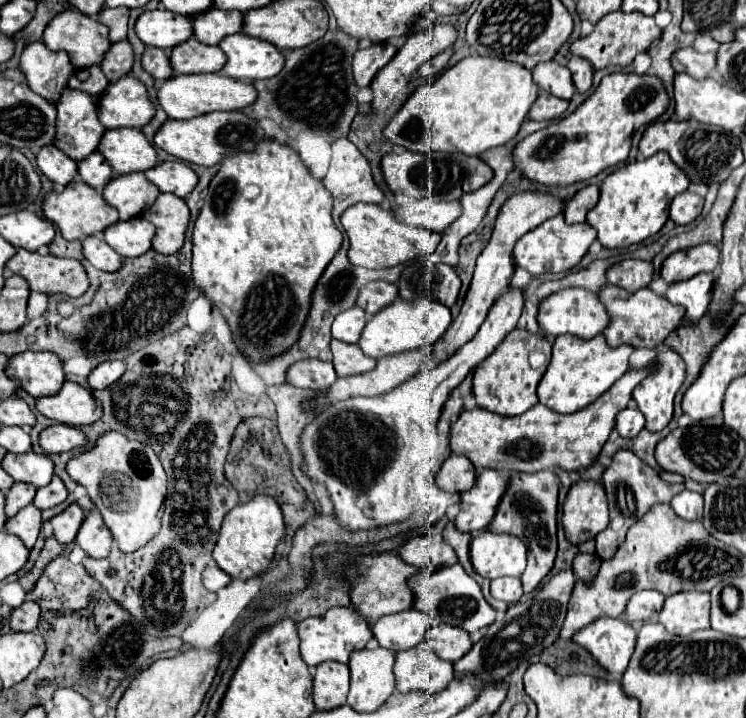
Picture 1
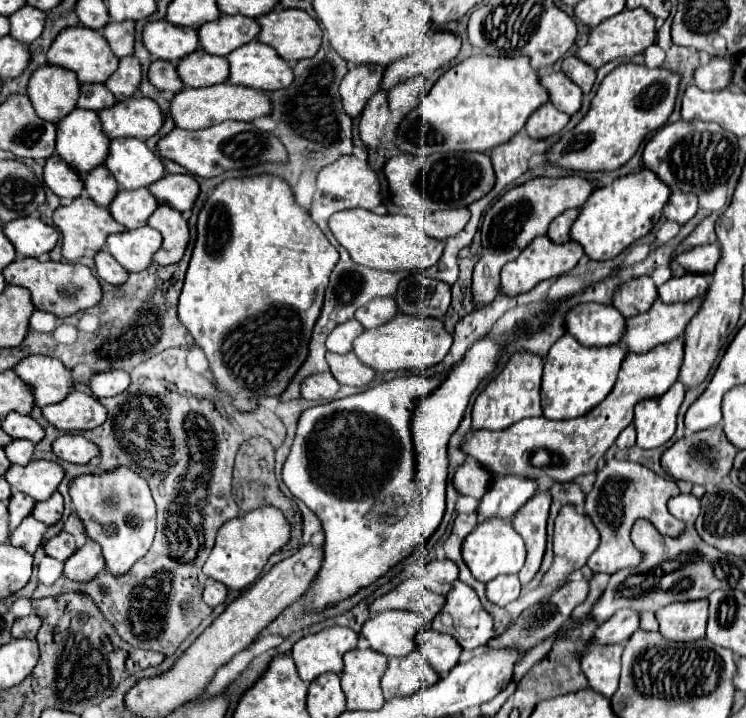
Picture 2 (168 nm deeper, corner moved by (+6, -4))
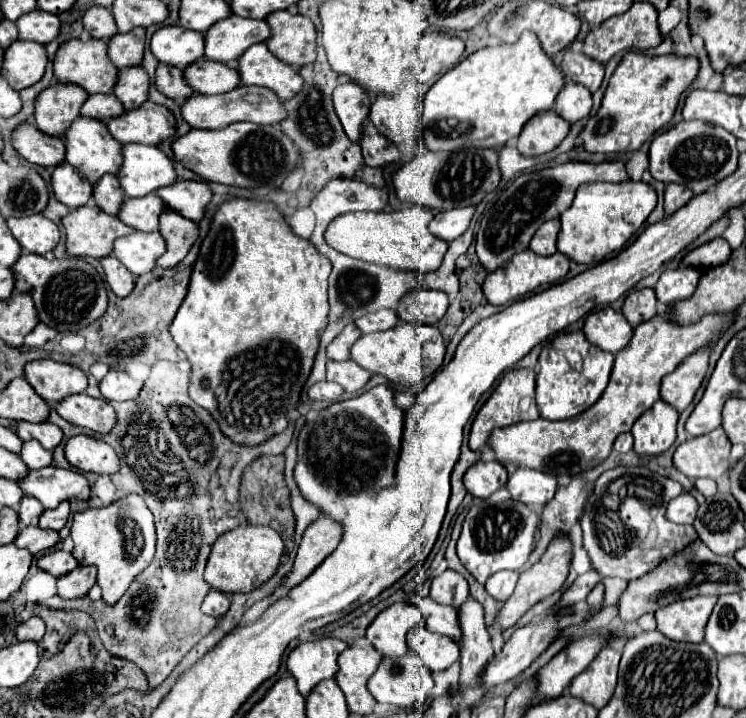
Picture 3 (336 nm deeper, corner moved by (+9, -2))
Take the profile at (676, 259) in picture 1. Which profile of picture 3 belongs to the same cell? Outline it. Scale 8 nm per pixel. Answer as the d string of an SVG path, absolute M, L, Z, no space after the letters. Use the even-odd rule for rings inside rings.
M714 238L694 250L690 250L684 260L682 266L690 266L690 268L698 268L698 270L706 270L712 266L720 266L728 260L730 256L730 246L724 238Z

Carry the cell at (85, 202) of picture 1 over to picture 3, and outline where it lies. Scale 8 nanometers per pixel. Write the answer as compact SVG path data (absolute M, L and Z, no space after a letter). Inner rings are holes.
M84 204L62 218L66 228L68 256L104 258L112 250L112 242L132 234L134 228L122 224L116 216L106 214L96 204Z

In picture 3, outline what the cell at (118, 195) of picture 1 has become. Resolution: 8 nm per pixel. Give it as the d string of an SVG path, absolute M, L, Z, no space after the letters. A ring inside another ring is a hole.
M152 192L146 194L144 198L126 198L118 218L132 226L134 230L142 232L156 232L158 230L158 216L164 212L164 202Z

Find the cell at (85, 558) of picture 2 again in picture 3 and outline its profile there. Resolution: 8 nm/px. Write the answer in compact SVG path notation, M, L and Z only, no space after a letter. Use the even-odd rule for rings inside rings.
M76 566L70 574L58 578L58 594L62 598L80 598L88 594L88 590L96 582L96 566Z

